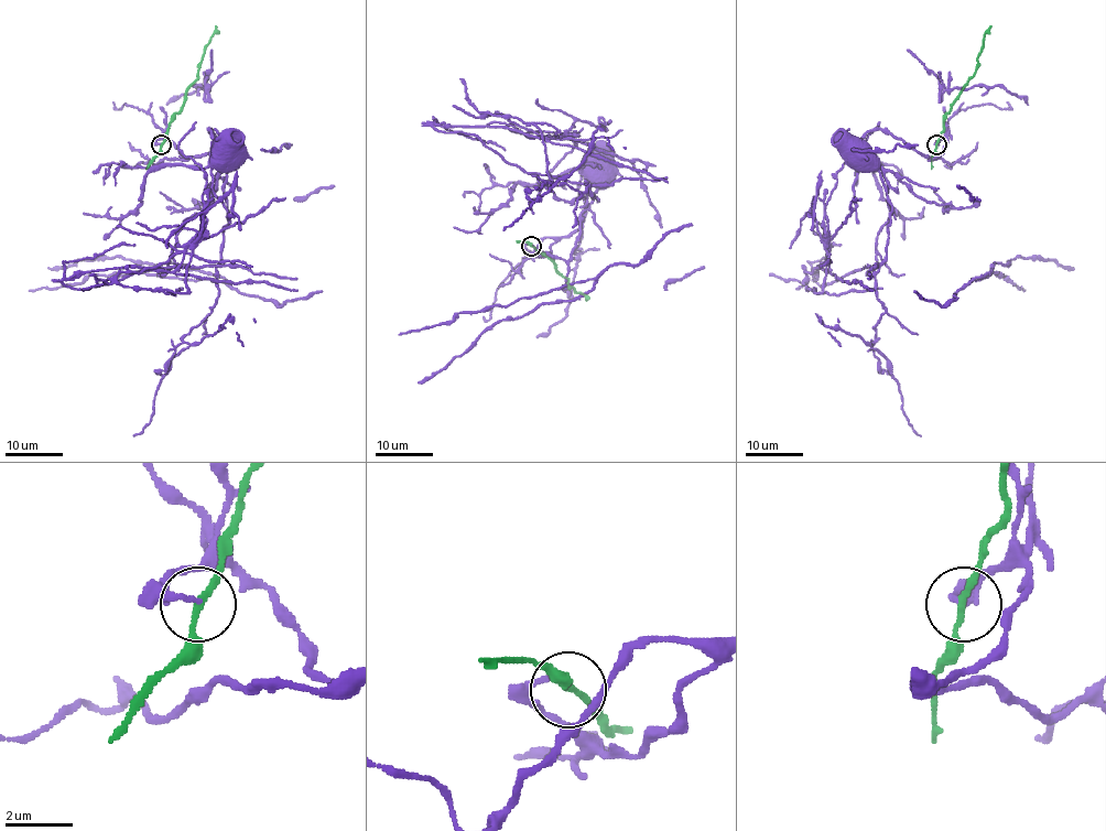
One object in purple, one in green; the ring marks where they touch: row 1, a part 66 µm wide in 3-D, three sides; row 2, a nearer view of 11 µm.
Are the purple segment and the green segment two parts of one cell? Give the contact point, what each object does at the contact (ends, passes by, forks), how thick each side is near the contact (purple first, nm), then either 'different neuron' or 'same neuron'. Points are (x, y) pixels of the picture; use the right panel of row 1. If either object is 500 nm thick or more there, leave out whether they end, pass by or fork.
place (936, 144); purple ends; green passes by; calibres 140 and 170 nm; different neuron

